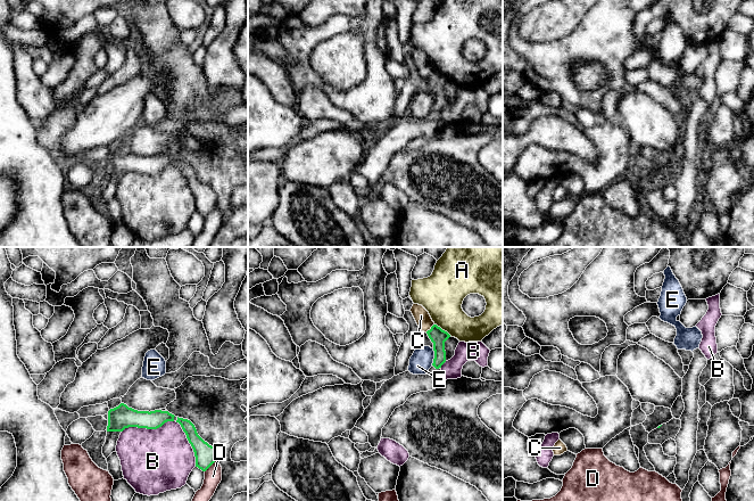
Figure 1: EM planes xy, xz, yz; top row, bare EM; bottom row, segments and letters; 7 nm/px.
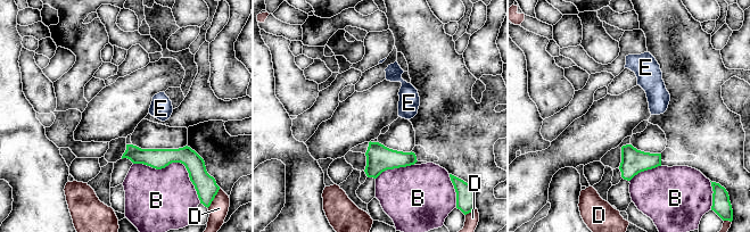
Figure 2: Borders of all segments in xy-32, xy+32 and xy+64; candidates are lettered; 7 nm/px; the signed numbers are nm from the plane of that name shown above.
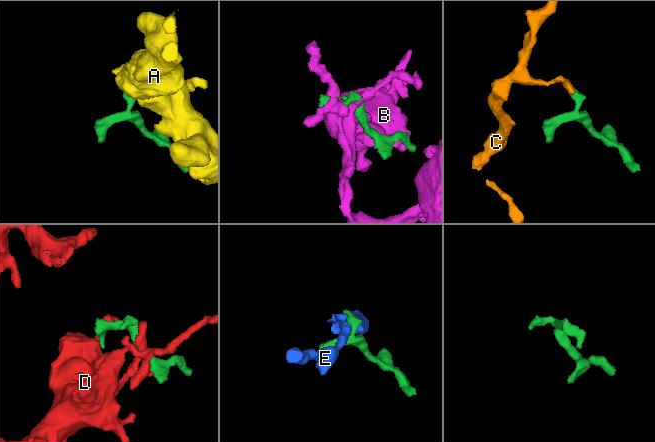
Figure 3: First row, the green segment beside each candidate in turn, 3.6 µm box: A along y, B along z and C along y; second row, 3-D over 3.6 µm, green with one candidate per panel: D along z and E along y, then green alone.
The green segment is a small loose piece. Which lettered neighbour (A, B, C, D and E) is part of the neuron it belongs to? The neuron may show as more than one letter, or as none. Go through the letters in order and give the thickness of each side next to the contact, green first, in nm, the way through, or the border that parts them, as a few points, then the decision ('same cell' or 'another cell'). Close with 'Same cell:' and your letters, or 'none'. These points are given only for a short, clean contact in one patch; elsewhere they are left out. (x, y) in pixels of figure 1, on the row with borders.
A: 120 nm thick on the green side, 320 nm on the other; another cell
B: 170 nm thick on the green side, 460 nm on the other; another cell
C: 120 nm thick on the green side, 110 nm on the other; border along xz (433, 323), (425, 331); another cell
D: 150 nm thick on the green side, 130 nm on the other; another cell
E: 120 nm thick on the green side, 160 nm on the other; border along xz (433, 348), (433, 362), (431, 364); another cell
Same cell: none

